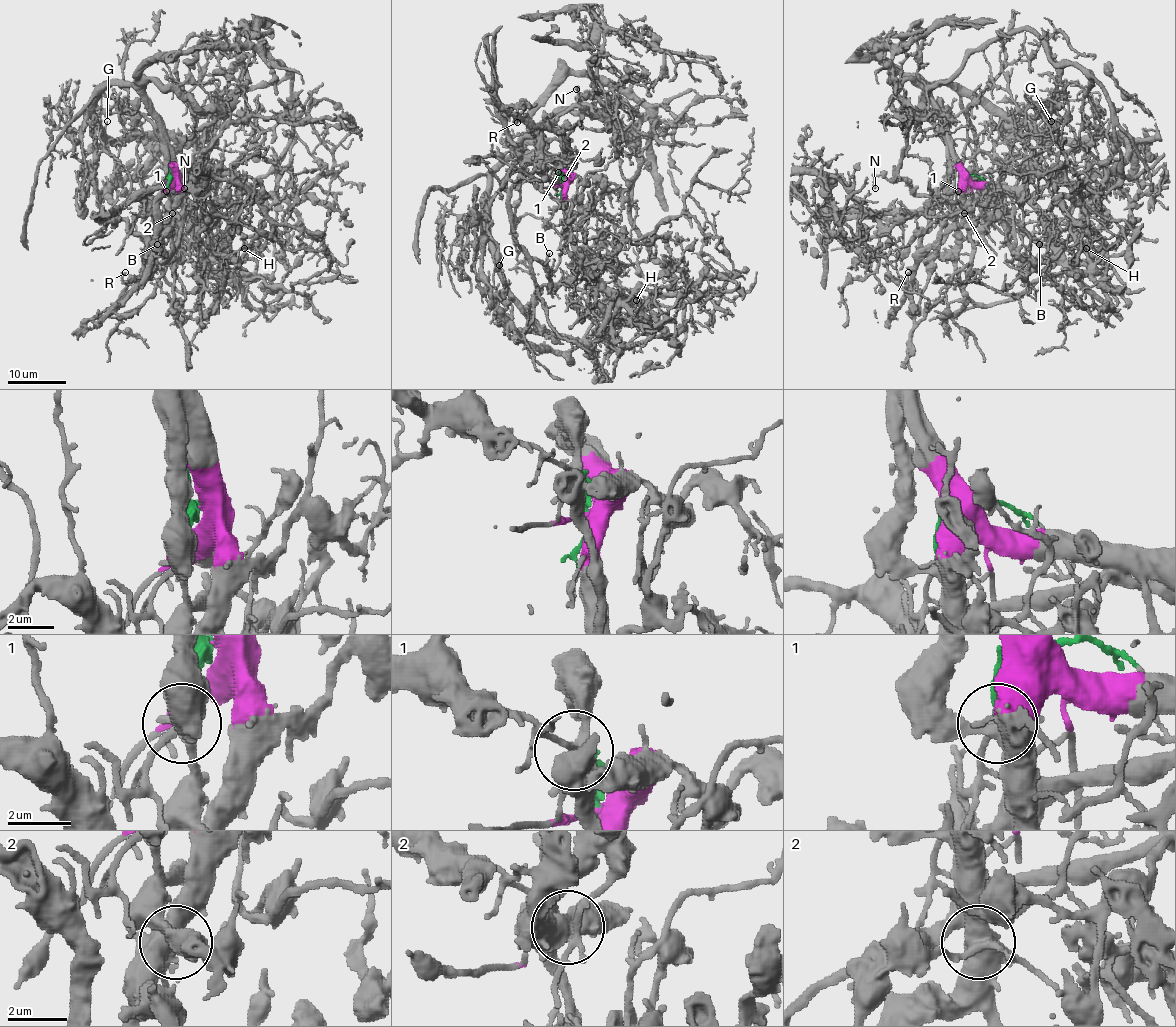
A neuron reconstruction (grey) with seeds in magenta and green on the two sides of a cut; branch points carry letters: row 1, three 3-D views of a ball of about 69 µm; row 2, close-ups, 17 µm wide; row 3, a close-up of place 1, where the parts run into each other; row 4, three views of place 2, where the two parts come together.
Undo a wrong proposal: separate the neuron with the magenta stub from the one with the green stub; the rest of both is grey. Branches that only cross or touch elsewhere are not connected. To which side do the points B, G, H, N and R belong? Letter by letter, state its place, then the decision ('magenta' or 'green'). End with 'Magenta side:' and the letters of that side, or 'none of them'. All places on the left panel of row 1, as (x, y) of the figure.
B: at (157, 244); magenta
G: at (107, 121); magenta
H: at (244, 248); magenta
N: at (184, 188); green
R: at (125, 272); magenta
Magenta side: B, G, H, R

